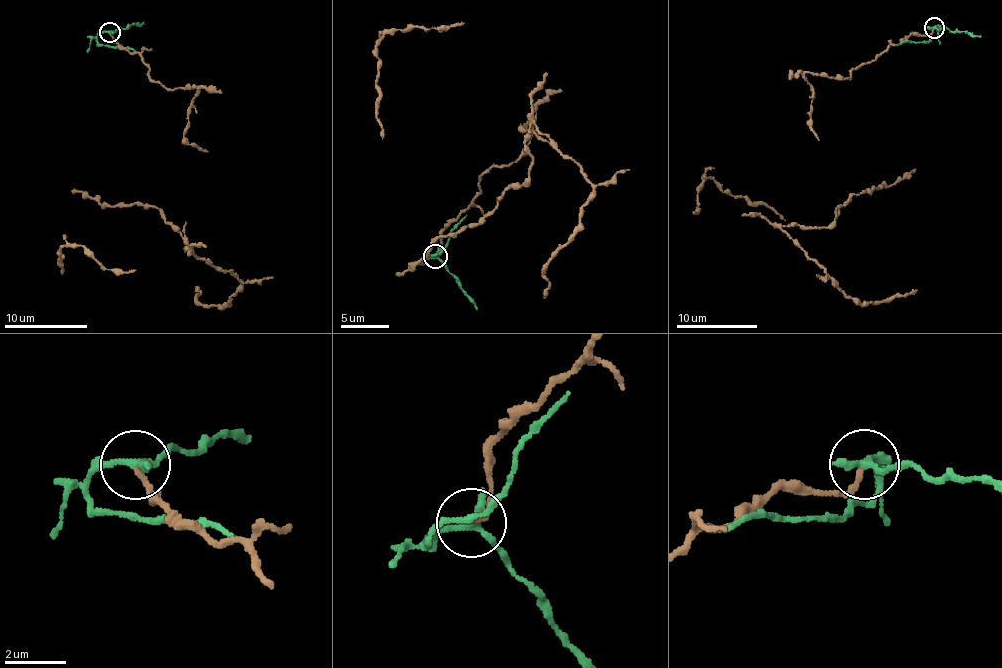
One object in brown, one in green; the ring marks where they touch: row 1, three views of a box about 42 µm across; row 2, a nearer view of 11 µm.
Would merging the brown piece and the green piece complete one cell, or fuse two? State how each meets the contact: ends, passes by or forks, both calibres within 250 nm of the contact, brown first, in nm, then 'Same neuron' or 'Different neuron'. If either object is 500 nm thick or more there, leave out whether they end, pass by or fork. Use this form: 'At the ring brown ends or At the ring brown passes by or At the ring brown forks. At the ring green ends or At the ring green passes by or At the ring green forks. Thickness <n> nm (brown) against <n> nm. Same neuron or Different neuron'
At the ring brown ends. At the ring green passes by. Thickness 190 nm (brown) against 240 nm. Different neuron

